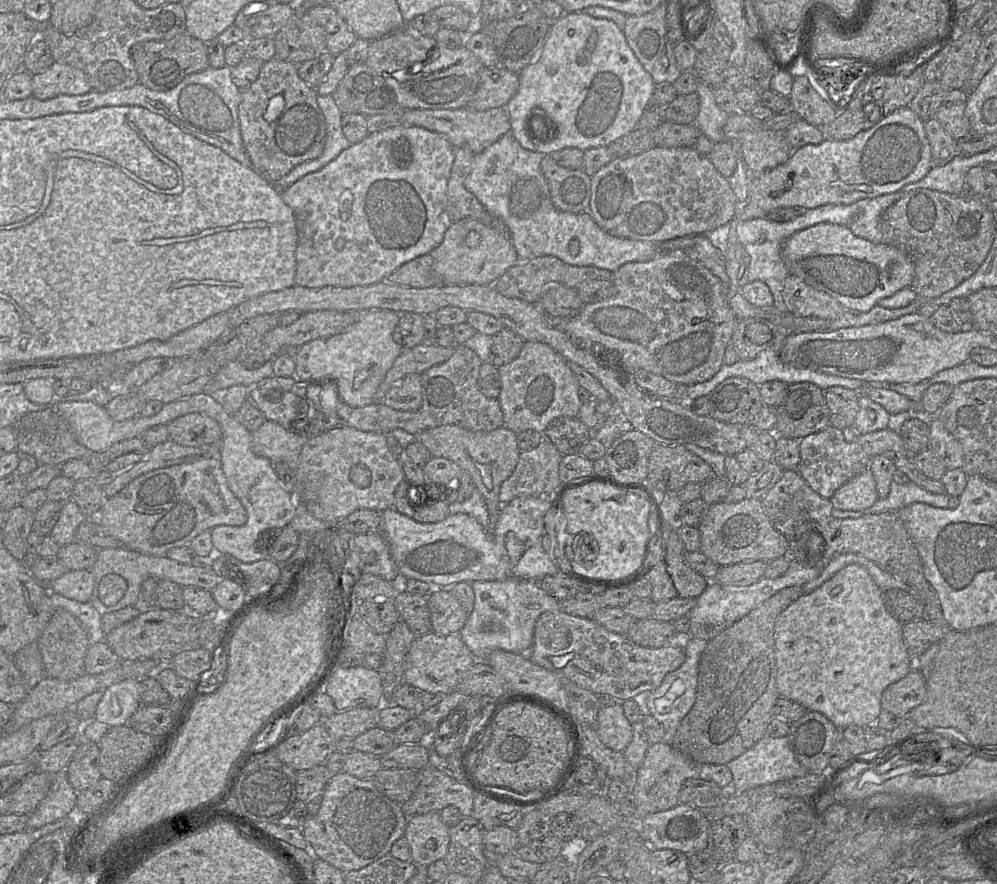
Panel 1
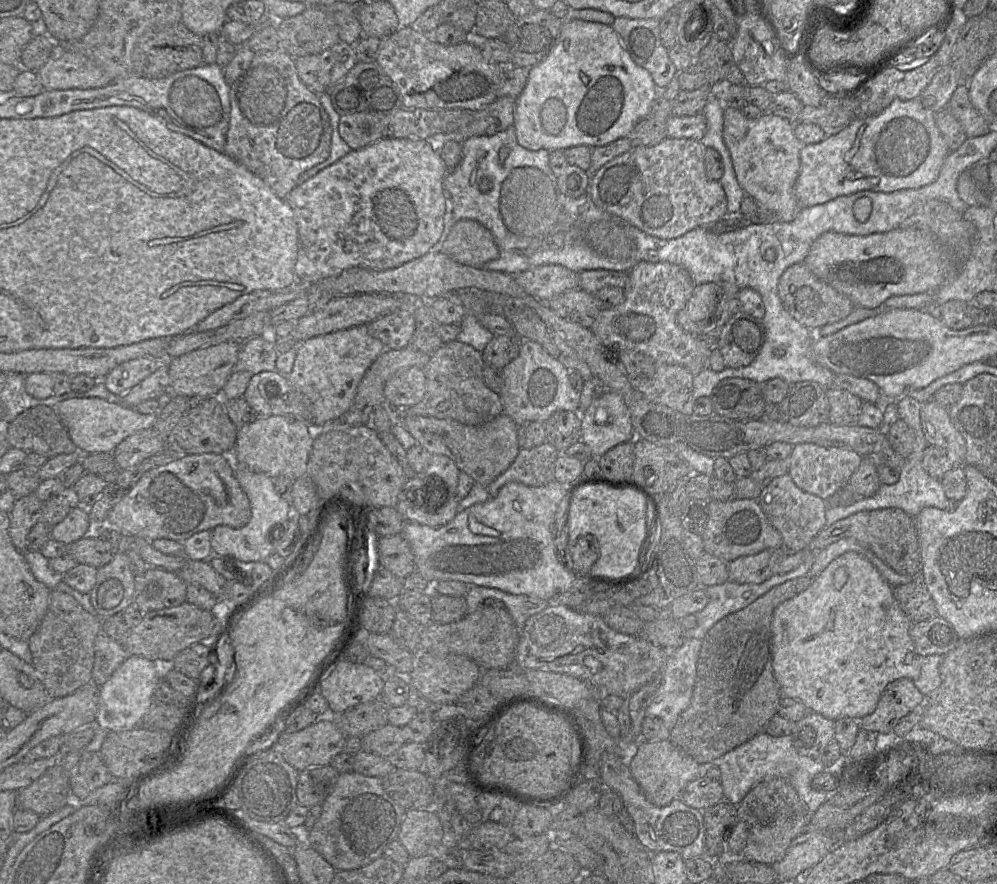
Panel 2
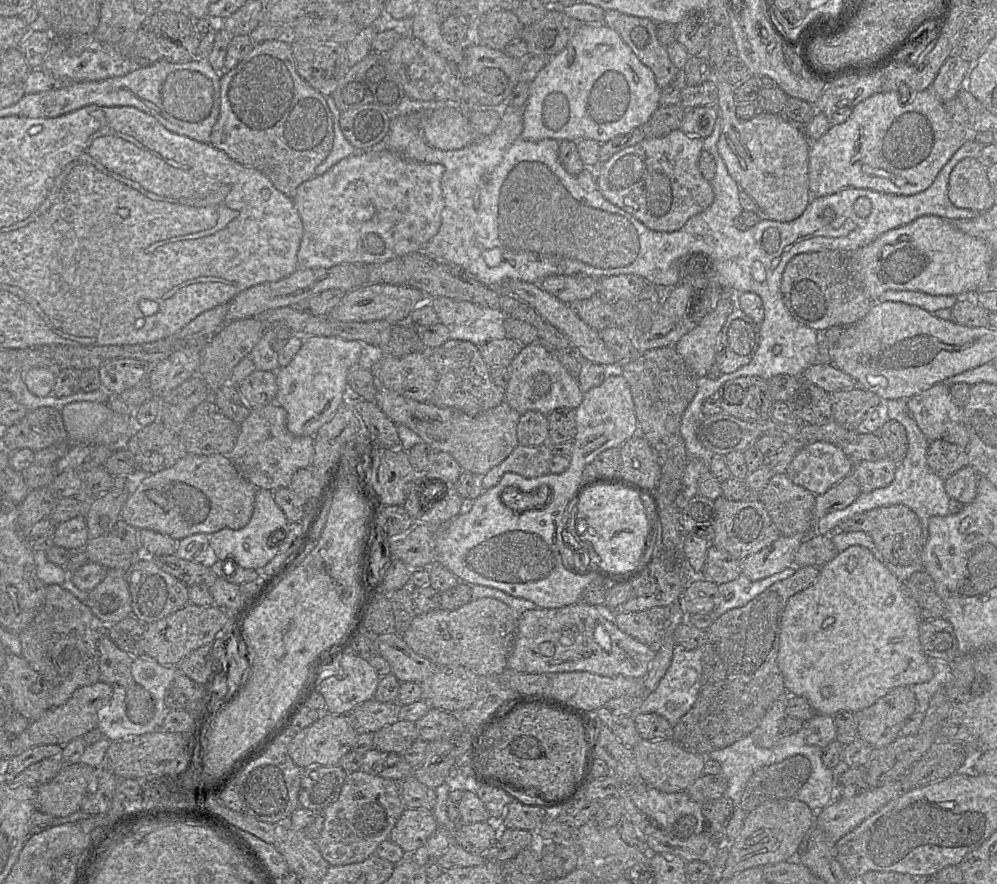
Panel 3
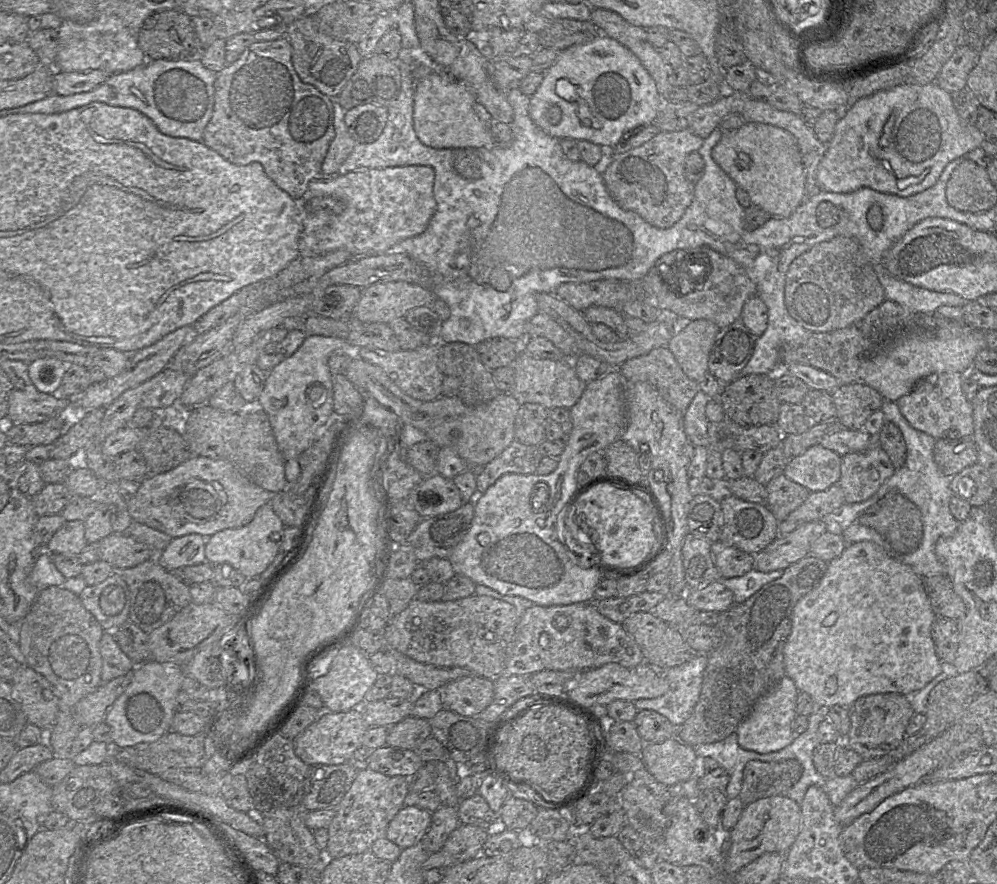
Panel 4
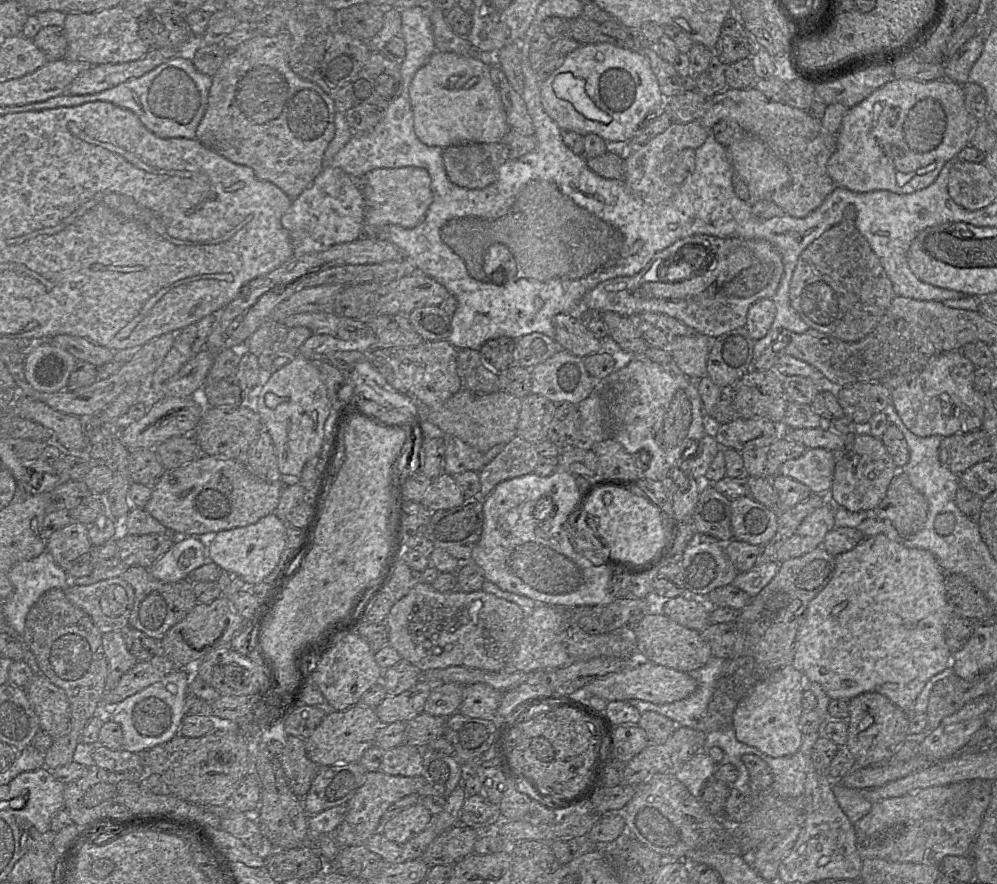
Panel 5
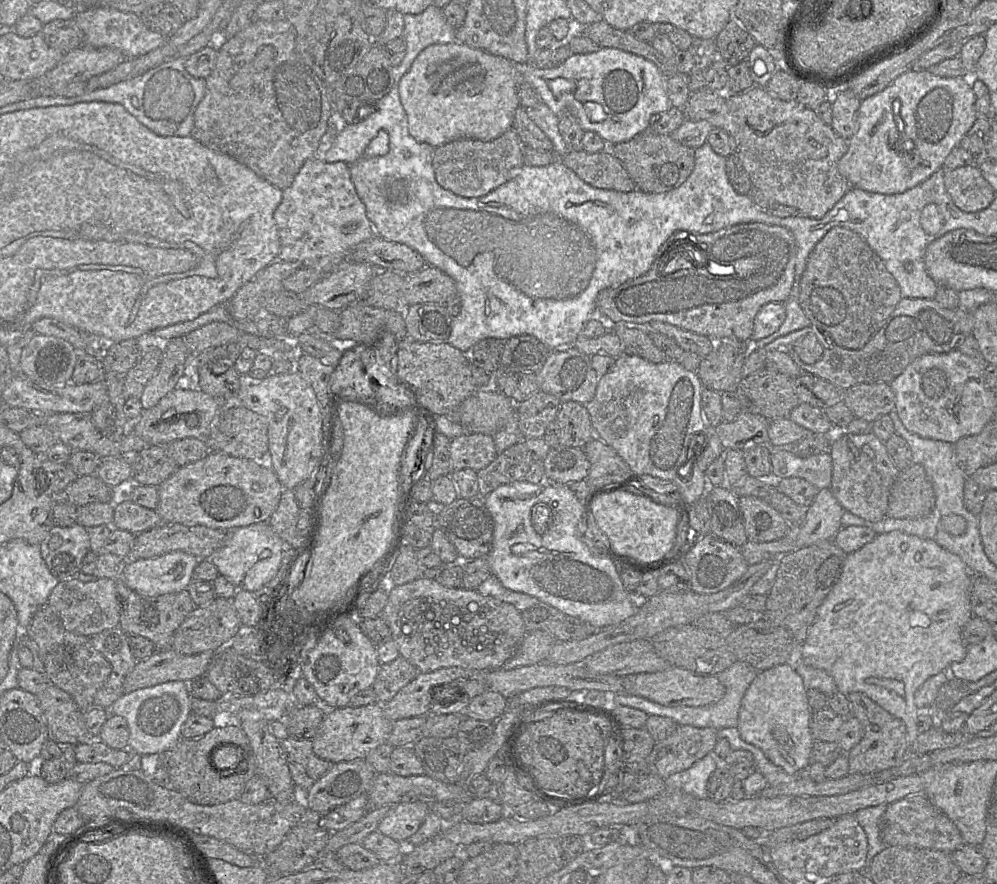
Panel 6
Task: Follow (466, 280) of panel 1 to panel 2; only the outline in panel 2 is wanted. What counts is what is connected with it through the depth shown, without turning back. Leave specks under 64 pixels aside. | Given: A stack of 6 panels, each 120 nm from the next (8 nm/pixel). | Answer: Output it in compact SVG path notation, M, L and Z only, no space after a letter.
M468 219L458 221L450 229L441 252L474 268L483 268L500 254L492 233L482 224Z

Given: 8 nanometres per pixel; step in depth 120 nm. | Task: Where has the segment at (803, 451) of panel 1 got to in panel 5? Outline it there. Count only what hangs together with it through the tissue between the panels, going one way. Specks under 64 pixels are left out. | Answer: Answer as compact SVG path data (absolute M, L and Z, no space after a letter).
M806 449L797 459L786 461L779 474L807 486L812 493L828 494L833 483L836 453L825 449Z

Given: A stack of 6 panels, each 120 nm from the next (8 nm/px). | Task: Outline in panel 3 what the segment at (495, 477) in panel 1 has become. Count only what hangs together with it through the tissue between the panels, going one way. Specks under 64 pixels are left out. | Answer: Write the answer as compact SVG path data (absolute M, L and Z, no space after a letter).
M378 384L376 404L395 424L407 426L435 451L449 453L462 470L472 474L485 475L506 459L519 444L517 425L521 414L511 408L506 401L471 416L455 408L439 407L431 402L418 402Z

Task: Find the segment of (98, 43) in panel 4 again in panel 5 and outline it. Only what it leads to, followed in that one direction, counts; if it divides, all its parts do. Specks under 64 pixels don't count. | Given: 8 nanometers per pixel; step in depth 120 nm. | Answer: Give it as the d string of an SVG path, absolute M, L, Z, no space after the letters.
M122 5L93 13L70 12L63 24L67 42L64 59L87 62L92 66L138 60L151 49L139 35L139 20Z

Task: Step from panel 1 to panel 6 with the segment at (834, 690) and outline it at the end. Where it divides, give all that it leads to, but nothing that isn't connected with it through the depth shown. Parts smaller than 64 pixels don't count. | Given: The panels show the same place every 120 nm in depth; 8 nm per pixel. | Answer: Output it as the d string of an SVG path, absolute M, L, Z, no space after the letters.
M897 530L876 535L871 542L847 555L841 576L817 609L805 642L802 646L796 646L795 659L800 659L804 664L813 668L825 670L834 679L838 691L846 696L852 692L862 692L891 715L898 718L906 728L910 754L911 744L919 735L917 718L921 711L915 705L916 692L927 679L941 671L949 670L952 663L961 662L966 656L967 646L962 640L961 631L964 625L974 616L970 604L972 575L960 557L942 548L932 540L922 539Z

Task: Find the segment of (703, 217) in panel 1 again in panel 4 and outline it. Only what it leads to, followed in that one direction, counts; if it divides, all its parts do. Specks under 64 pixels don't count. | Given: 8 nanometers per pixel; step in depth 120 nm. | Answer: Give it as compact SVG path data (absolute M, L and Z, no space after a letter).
M691 130L660 131L639 147L613 158L601 174L612 199L624 210L632 211L657 228L669 228L681 219L694 197L694 184L684 175L686 157L698 151L704 139Z

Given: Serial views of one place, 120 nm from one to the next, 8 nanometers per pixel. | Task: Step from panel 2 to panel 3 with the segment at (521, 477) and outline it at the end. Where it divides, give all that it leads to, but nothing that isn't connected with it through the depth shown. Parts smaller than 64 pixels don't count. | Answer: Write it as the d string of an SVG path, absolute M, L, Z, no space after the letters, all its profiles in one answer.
M549 443L538 446L518 444L506 459L484 475L483 488L486 491L494 487L507 472L527 478L548 474L553 456Z

